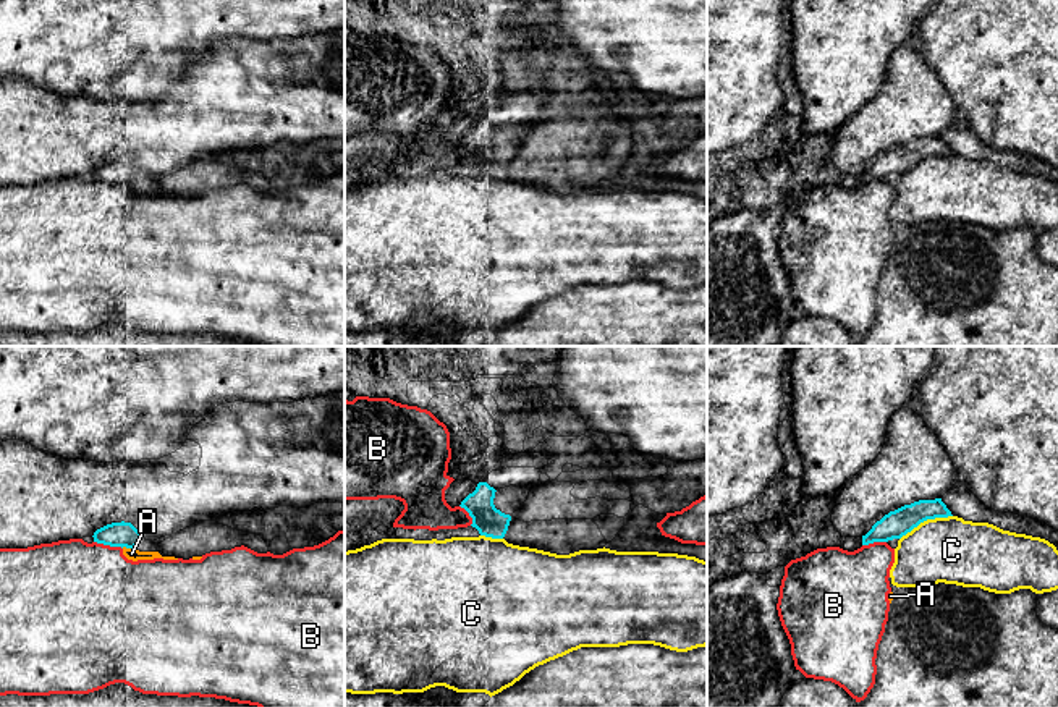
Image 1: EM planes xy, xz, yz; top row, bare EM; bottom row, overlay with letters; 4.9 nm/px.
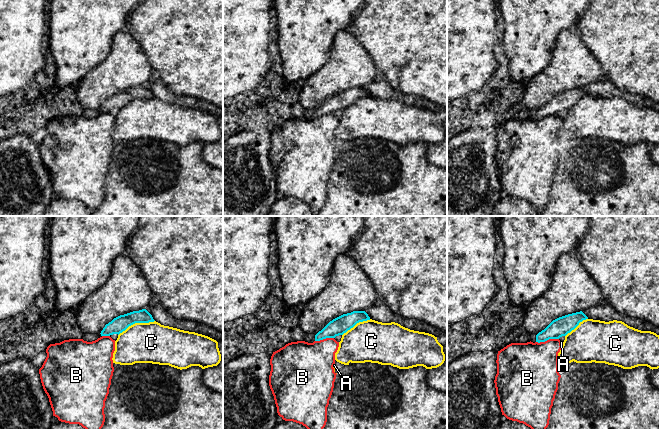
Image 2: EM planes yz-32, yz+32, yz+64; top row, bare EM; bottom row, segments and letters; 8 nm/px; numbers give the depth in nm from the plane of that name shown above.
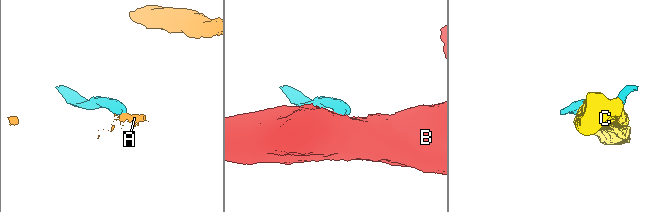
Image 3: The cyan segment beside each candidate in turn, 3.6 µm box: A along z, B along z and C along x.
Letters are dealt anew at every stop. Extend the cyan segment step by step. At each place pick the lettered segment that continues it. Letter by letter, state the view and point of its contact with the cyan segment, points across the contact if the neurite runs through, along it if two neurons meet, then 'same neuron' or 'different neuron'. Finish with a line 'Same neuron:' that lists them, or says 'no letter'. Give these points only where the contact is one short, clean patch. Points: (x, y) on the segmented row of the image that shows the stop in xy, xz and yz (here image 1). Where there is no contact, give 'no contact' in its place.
A: contact xy (128, 547); different neuron
B: contact xy (109, 544); border xy (94, 541), (122, 549); different neuron
C: contact yz (926, 520); different neuron
Same neuron: no letter

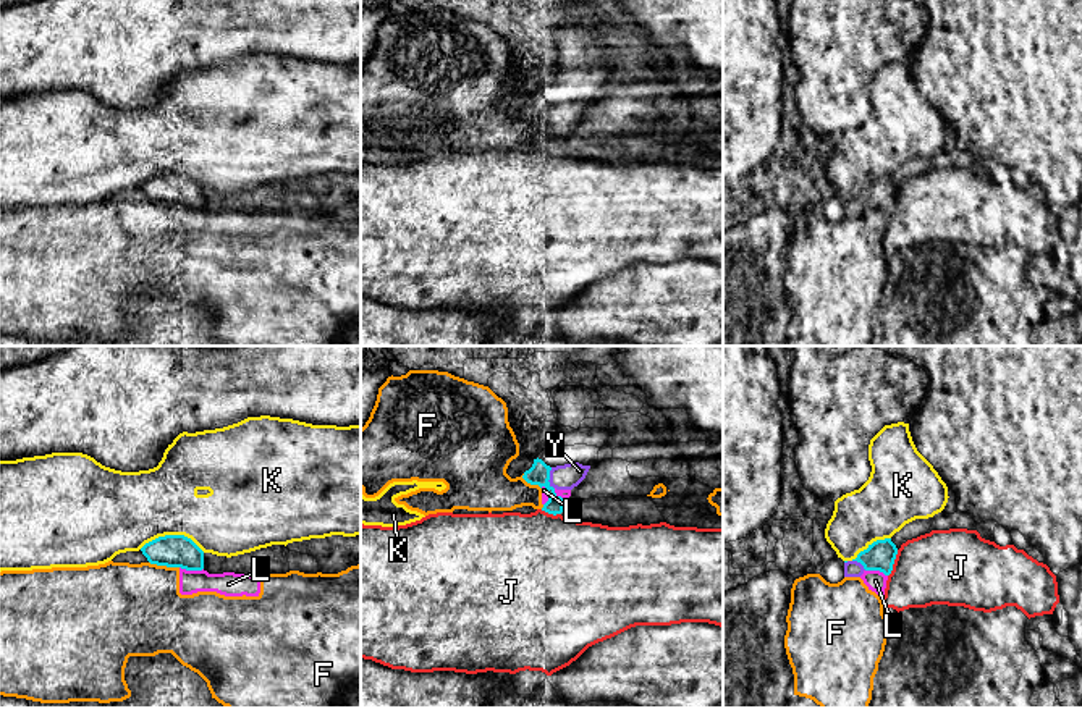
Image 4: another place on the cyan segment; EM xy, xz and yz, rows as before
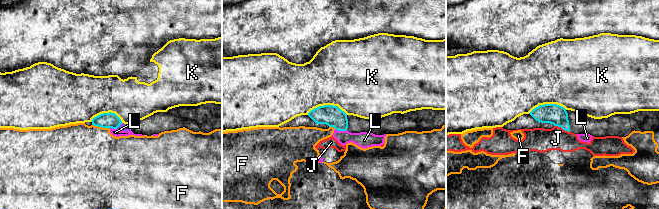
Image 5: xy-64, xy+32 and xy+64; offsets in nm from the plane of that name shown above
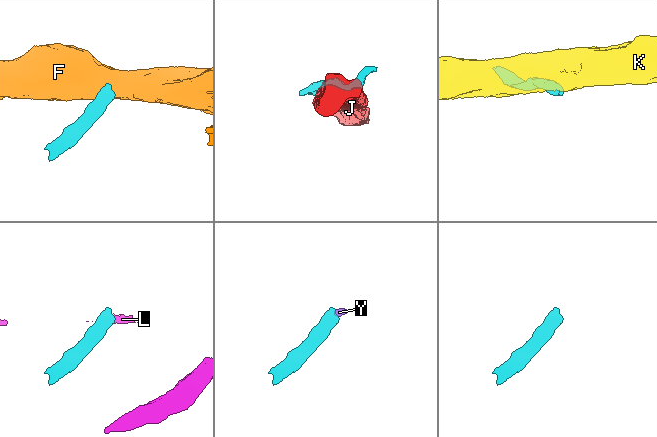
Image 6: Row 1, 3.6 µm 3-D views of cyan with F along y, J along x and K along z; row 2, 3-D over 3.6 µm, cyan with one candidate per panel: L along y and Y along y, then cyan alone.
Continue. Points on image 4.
F: contact xy (164, 564); border xy (149, 561), (159, 566), (178, 568); different neuron
J: contact yz (893, 563); different neuron
K: contact xy (172, 535); different neuron
L: contact xy (191, 569); different neuron
Y: contact xz (549, 479); same neuron
Same neuron: Y

